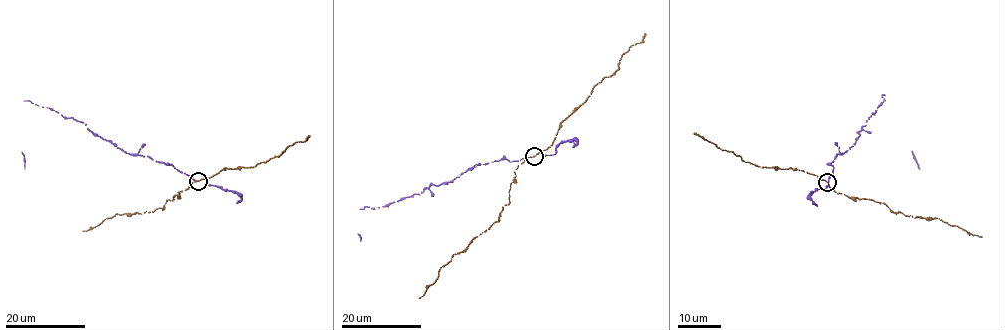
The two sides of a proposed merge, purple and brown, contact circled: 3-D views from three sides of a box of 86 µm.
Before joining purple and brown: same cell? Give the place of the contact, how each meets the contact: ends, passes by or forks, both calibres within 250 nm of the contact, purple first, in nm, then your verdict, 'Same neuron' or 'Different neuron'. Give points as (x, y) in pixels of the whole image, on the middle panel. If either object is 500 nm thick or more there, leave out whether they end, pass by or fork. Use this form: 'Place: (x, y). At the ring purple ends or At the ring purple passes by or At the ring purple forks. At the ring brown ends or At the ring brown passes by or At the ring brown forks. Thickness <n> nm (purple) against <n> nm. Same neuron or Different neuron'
Place: (534, 156). At the ring purple ends. At the ring brown ends. Thickness 110 nm (purple) against 190 nm. Different neuron

